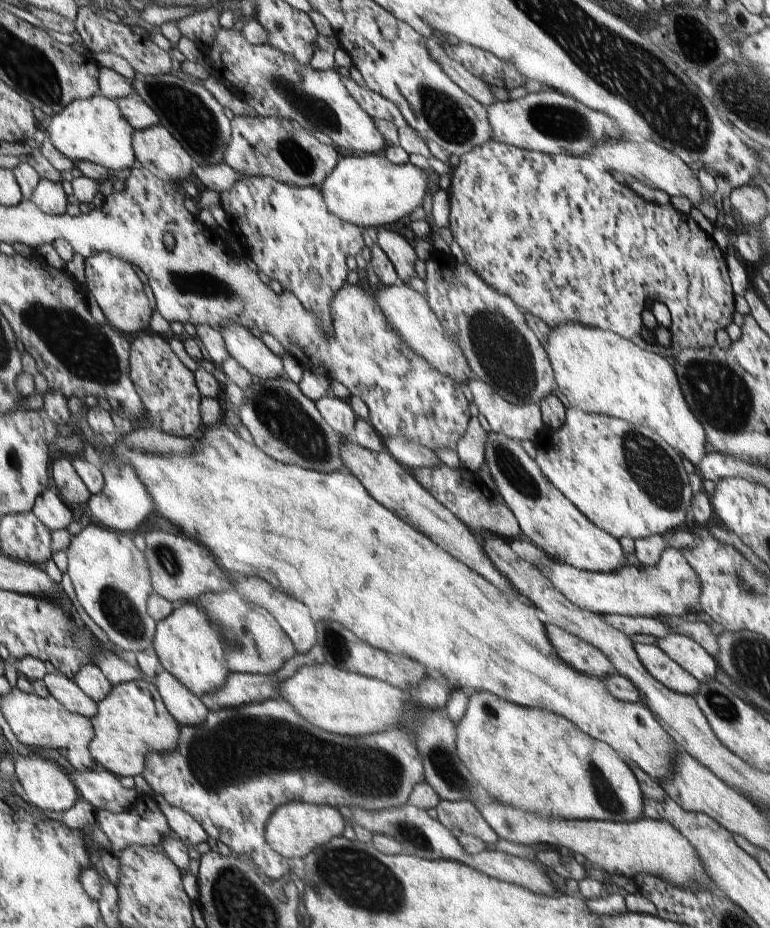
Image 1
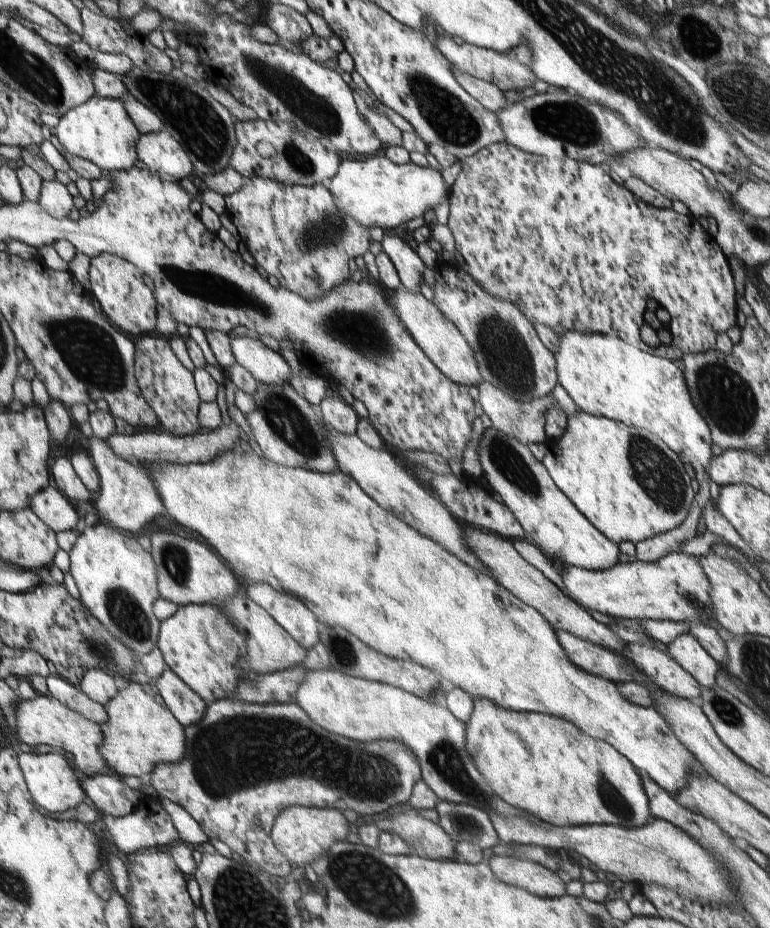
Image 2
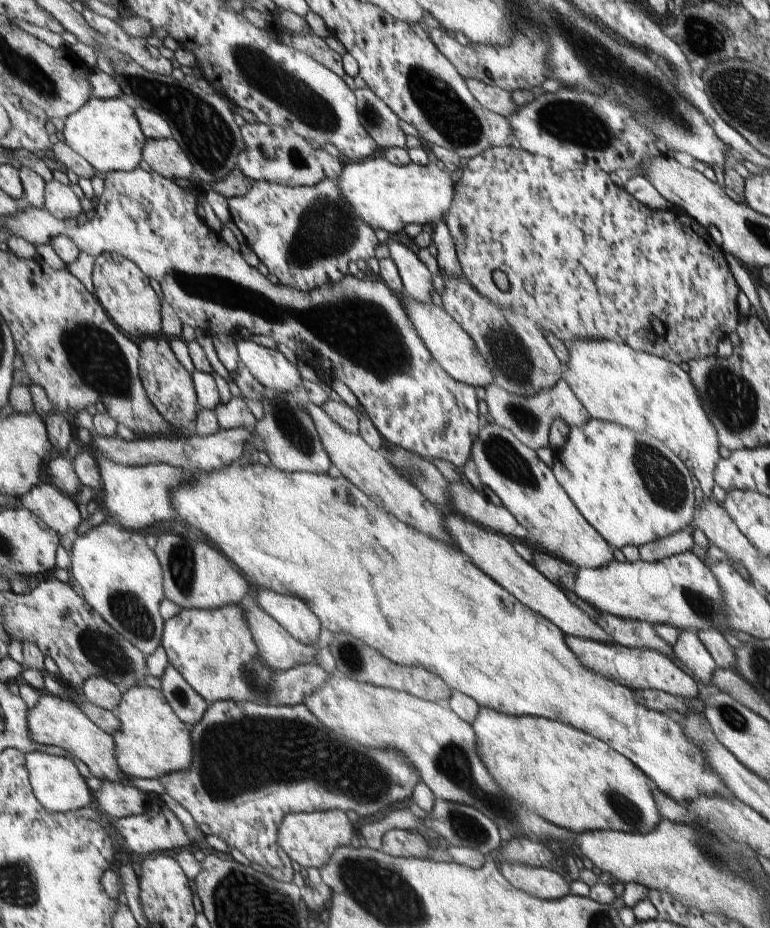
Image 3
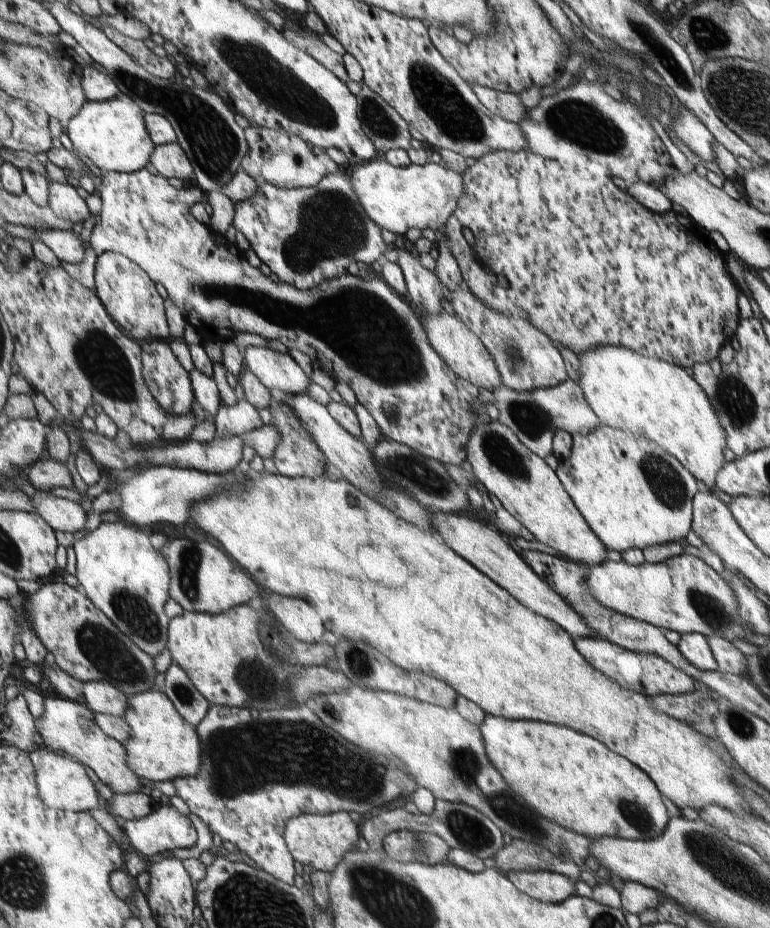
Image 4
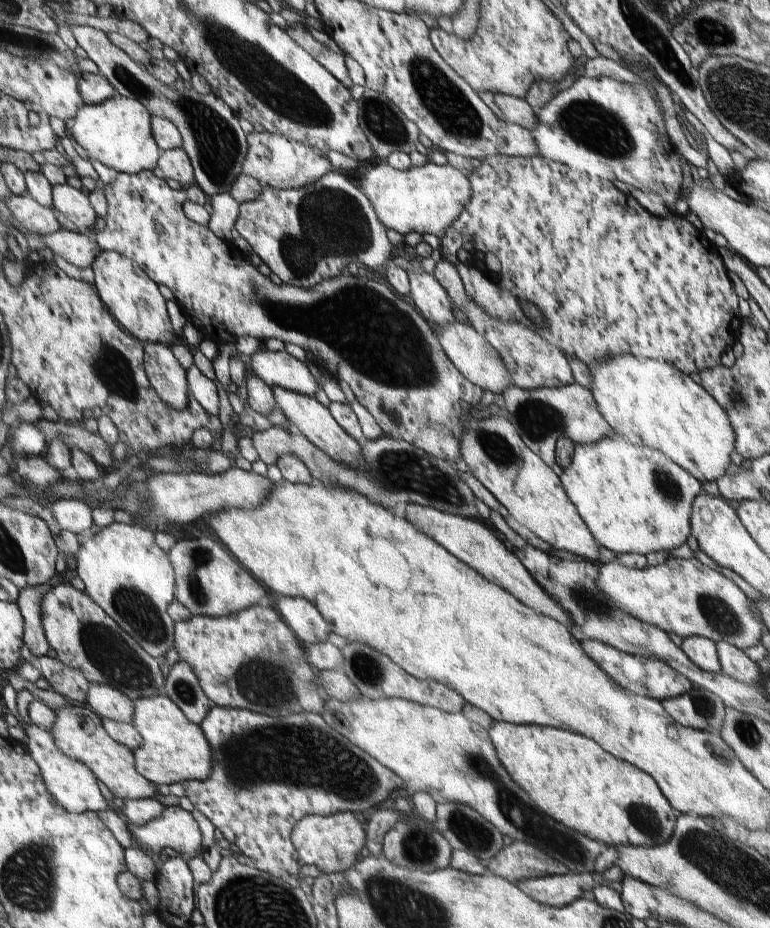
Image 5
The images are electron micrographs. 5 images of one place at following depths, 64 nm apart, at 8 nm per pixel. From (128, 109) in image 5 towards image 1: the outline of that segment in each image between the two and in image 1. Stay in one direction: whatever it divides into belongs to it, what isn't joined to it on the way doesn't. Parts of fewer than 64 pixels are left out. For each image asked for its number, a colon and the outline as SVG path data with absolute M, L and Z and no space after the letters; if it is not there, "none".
1: M91 96L89 100L73 100L67 104L59 114L41 120L45 126L47 142L55 146L65 158L73 164L77 162L91 162L99 164L107 170L121 170L129 168L135 160L133 152L133 132L135 128L123 118L115 100L105 96Z
2: M95 94L85 104L79 104L77 108L73 108L65 116L61 116L51 134L61 144L61 148L63 148L61 154L71 154L71 156L91 160L101 170L127 172L133 168L133 162L139 158L135 146L137 146L137 140L141 134L139 134L137 126L133 124L133 120L129 118L121 100L101 98Z
3: M123 96L99 100L89 98L87 104L63 120L63 142L85 158L95 170L109 172L131 172L143 160L143 146L147 142L131 102Z
4: M115 96L105 102L85 102L81 112L67 122L65 132L73 144L73 154L85 156L101 172L139 172L155 150L155 144L145 128L143 110L125 96Z

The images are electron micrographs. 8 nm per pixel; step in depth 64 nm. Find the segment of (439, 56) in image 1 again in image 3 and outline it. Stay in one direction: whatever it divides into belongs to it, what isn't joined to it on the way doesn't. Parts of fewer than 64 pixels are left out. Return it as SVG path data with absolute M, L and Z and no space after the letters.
M465 80L465 84L487 112L495 112L495 114L499 114L503 118L509 118L515 112L517 106L515 106L515 102L513 102L513 98L511 98L511 94L507 90L487 86L487 84L479 82L479 80Z

